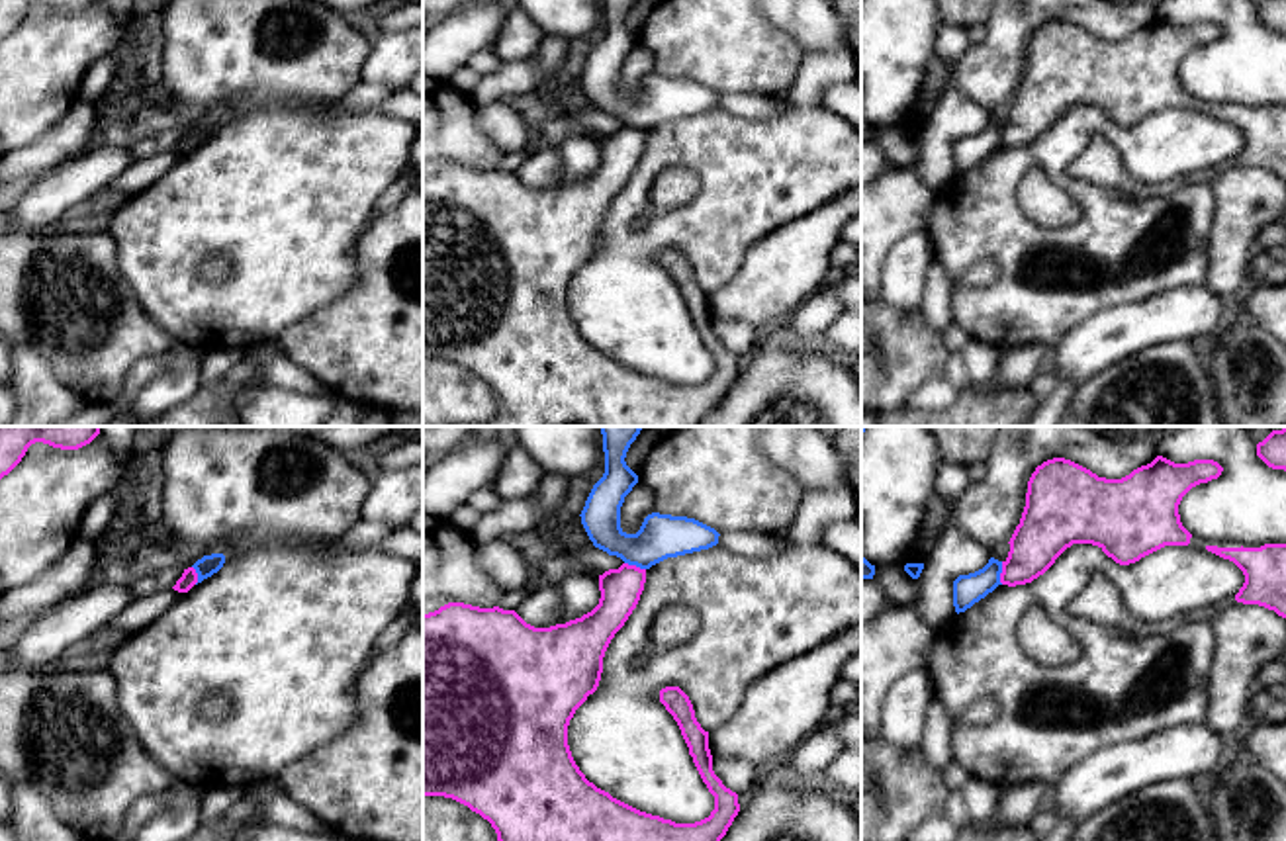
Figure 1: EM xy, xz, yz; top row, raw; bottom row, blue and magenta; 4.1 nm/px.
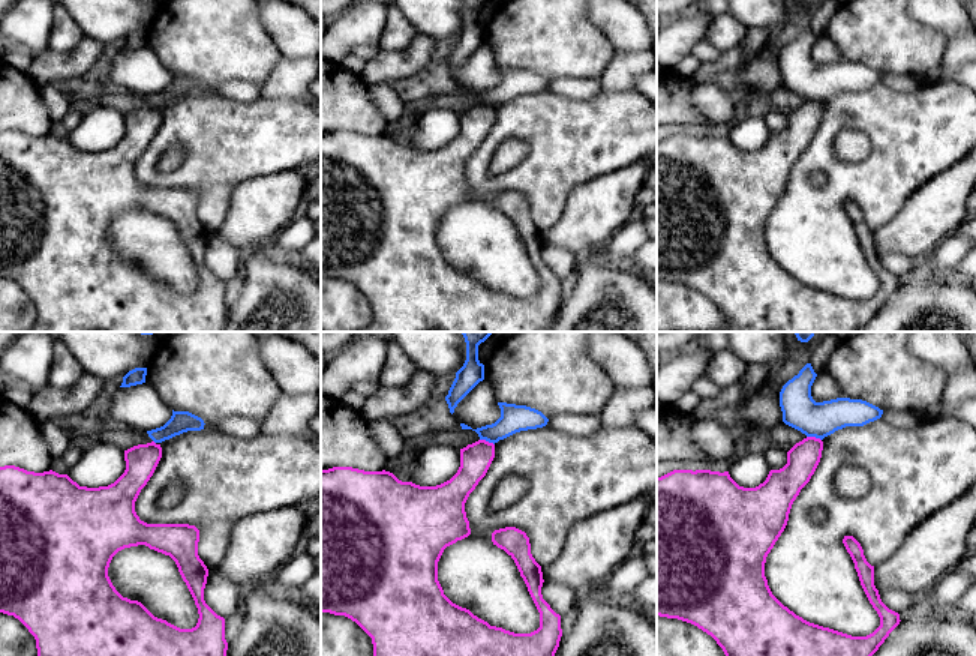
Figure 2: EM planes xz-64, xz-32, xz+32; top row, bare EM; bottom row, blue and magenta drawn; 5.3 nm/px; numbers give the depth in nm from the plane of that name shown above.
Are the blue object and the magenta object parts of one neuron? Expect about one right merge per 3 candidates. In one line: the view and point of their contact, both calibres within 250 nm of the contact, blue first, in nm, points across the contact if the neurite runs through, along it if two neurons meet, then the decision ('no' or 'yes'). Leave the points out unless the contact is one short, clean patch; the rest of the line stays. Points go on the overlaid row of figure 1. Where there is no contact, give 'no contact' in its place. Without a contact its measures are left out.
contact yz (1001, 572); calibres 130 and 220 nm; border yz (1003, 562), (1001, 583); no

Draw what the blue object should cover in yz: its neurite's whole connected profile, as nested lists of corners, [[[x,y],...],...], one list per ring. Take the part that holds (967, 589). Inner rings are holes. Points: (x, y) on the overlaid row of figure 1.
[[[990,557],[988,563],[969,575],[959,575],[953,581],[953,606],[955,612],[965,612],[975,602],[985,598],[988,593],[992,593],[1000,583],[1002,573],[1002,561]]]

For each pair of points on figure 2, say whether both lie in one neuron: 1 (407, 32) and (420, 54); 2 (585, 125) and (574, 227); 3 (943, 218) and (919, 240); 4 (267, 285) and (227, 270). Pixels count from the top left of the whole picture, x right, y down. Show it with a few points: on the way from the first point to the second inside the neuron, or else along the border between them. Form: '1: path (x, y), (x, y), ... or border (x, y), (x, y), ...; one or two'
1: border (417, 33), (402, 50), (381, 51); two
2: border (612, 171), (579, 183), (570, 192), (561, 215); two
3: path (937, 222), (925, 234); one
4: border (245, 255), (242, 261); two

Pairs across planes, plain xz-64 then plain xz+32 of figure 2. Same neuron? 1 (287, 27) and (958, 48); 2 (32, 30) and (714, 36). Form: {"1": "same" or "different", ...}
{"1": "different", "2": "different"}

